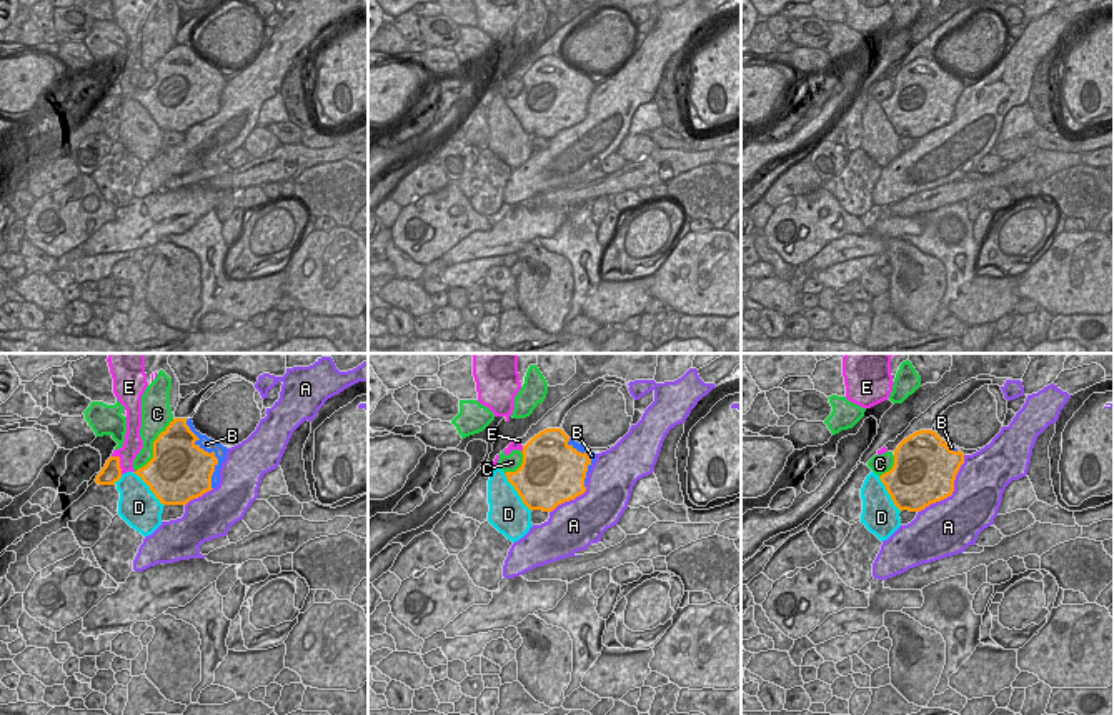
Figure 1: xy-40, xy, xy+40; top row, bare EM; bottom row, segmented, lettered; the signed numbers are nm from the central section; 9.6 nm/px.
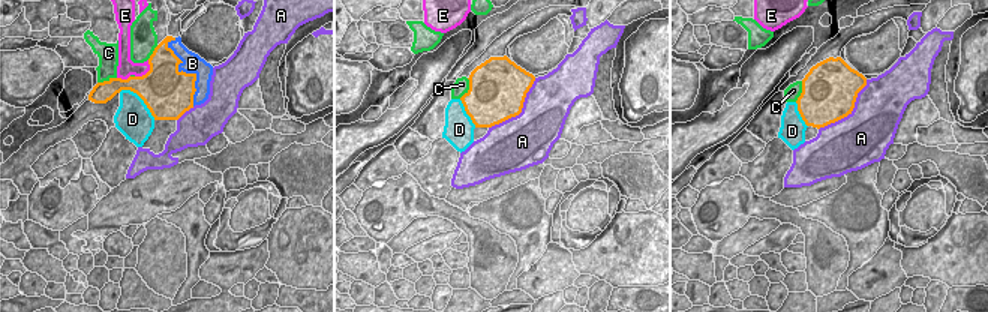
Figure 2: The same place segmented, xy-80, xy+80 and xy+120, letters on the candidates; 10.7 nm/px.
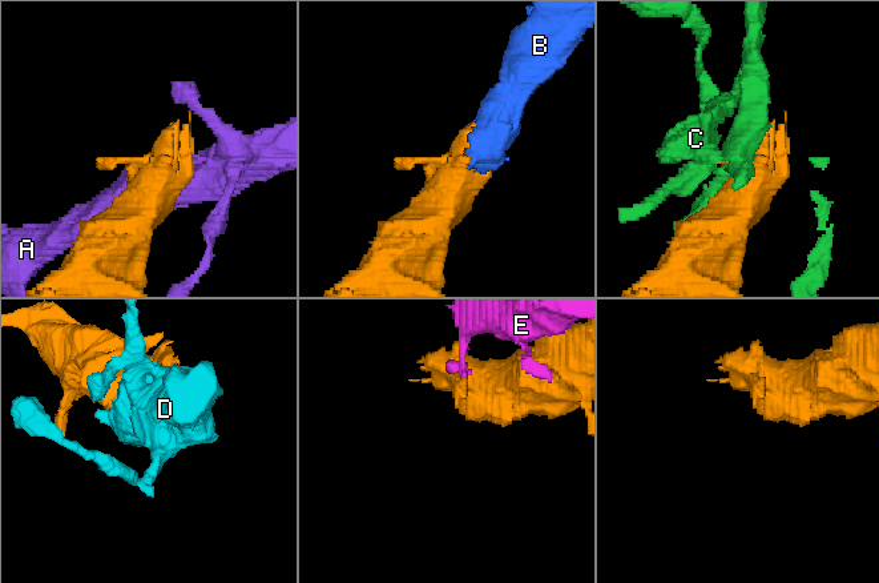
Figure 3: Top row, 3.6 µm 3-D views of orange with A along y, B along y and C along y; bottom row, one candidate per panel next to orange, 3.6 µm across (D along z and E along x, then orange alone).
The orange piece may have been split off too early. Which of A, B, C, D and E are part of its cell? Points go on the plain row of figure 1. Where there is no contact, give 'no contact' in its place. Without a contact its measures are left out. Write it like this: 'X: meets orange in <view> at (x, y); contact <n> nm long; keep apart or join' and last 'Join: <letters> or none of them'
A: meets orange in xy+40 at (953, 117); contact 700 nm long; keep apart
B: meets orange in xy-40 at (212, 79); contact 750 nm long; keep apart
C: meets orange in xy-40 at (154, 72); contact 600 nm long; keep apart
D: meets orange in xy-40 at (150, 115); contact 460 nm long; join
E: meets orange in xy-40 at (119, 90); contact 220 nm long; keep apart
Join: D

